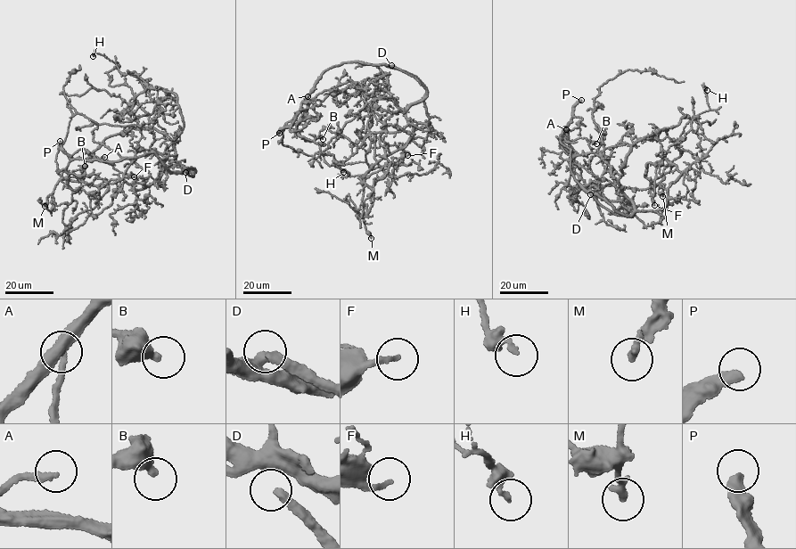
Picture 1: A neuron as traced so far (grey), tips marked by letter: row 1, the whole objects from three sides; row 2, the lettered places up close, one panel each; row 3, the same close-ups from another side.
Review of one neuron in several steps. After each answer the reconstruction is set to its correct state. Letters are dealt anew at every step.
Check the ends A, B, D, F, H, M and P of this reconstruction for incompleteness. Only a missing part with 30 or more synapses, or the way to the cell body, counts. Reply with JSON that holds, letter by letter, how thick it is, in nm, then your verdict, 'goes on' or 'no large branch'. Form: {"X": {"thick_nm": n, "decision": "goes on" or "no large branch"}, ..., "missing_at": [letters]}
{"A": {"thick_nm": 190, "decision": "goes on"}, "B": {"thick_nm": 440, "decision": "no large branch"}, "D": {"thick_nm": 220, "decision": "goes on"}, "F": {"thick_nm": 180, "decision": "no large branch"}, "H": {"thick_nm": 240, "decision": "no large branch"}, "M": {"thick_nm": 260, "decision": "no large branch"}, "P": {"thick_nm": 400, "decision": "goes on"}, "missing_at": ["A", "D", "P"]}

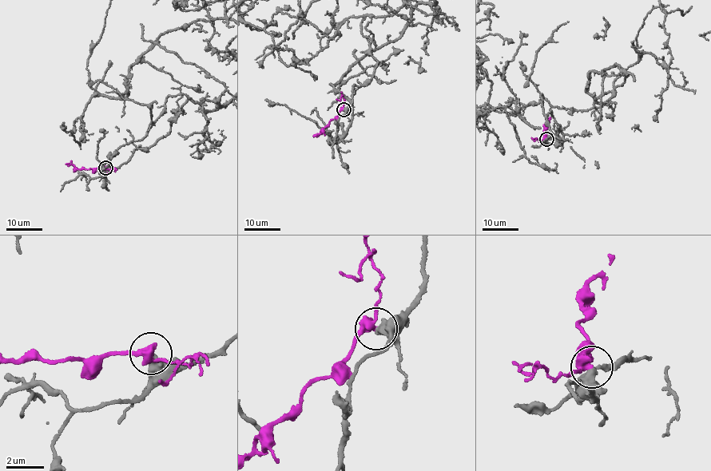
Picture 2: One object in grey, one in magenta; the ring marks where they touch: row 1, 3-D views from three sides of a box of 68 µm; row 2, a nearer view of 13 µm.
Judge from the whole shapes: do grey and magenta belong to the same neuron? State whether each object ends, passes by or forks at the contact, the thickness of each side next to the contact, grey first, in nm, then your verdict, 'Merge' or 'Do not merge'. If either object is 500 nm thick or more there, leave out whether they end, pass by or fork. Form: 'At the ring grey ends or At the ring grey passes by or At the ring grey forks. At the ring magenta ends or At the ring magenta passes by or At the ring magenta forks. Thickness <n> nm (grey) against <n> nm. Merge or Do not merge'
Thickness 500 nm (grey) against 380 nm. Do not merge

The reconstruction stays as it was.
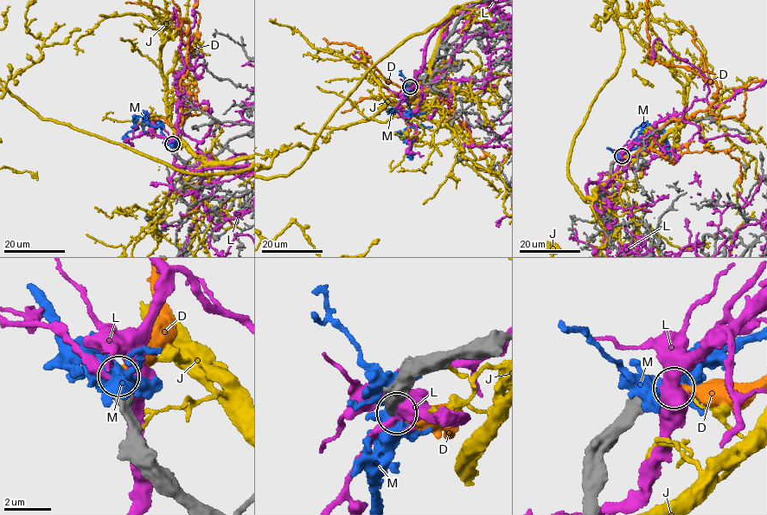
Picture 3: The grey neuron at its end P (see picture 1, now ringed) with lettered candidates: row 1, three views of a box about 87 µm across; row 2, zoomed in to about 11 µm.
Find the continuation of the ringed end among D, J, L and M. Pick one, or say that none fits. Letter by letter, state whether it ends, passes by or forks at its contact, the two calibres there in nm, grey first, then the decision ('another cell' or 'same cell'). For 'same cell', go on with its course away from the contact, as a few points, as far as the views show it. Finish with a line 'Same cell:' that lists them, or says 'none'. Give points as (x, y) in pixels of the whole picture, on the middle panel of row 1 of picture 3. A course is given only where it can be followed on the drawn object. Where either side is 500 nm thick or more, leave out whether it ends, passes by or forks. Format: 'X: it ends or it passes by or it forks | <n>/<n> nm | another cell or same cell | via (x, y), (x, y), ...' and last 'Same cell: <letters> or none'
D: it ends | 420/400 nm | same cell
J: it ends | 400/120 nm | another cell
L: 600/550 nm | another cell
M: it forks | 480/380 nm | another cell
Same cell: D

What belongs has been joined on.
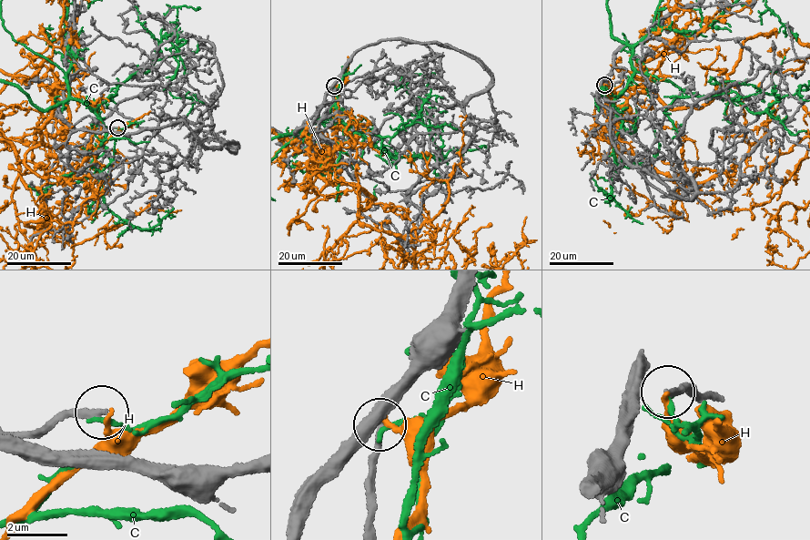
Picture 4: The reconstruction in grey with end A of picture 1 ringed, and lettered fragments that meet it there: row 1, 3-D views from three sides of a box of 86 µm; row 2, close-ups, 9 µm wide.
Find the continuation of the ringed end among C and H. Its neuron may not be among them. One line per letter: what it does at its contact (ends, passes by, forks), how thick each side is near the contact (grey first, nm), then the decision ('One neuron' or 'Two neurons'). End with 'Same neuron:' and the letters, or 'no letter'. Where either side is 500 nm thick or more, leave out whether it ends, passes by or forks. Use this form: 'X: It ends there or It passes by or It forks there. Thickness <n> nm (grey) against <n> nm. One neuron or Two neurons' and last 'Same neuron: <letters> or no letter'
C: It ends there. Thickness 190 nm (grey) against 140 nm. Two neurons
H: It ends there. Thickness 200 nm (grey) against 200 nm. Two neurons
Same neuron: no letter

